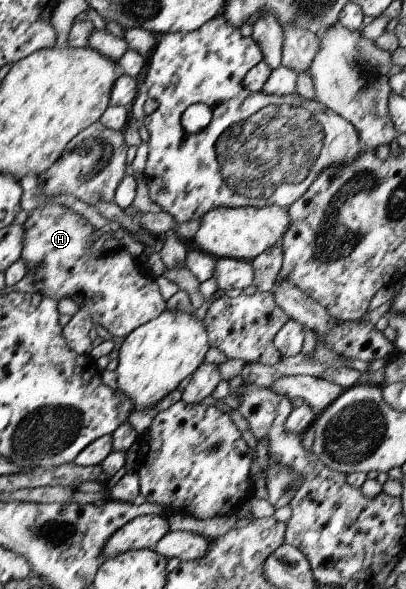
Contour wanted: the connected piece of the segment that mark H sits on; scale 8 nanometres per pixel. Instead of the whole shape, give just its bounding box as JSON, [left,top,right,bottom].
[20,201,166,340]

